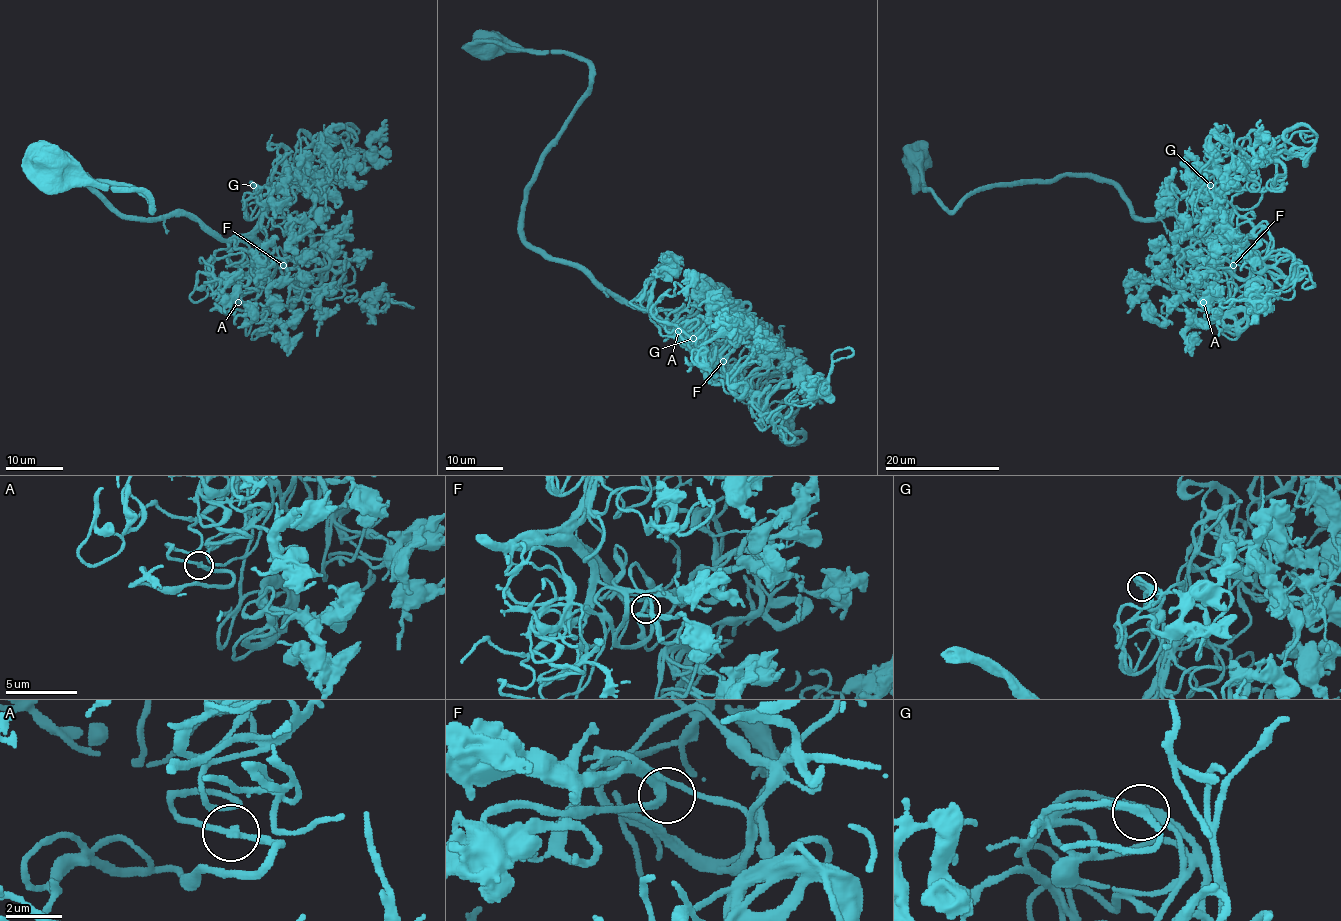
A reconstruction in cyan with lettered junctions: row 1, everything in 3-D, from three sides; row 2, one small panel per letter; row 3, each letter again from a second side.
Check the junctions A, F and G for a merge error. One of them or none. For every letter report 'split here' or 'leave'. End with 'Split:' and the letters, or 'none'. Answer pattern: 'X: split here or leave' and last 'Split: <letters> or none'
A: leave
F: leave
G: leave
Split: none

